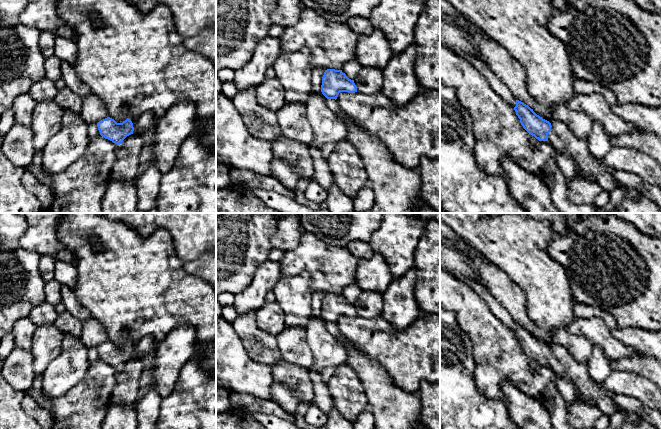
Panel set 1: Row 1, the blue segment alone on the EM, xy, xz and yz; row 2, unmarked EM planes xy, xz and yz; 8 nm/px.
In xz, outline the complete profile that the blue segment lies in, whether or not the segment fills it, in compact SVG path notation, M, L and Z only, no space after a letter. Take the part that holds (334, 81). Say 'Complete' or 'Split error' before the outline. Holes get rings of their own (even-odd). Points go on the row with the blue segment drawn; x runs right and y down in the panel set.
Split error. M327 69L322 77L321 92L327 98L328 108L344 120L347 126L345 140L354 146L363 160L368 178L367 187L374 193L370 213L412 213L414 202L420 199L421 178L418 169L410 169L398 163L385 145L377 137L355 124L336 101L340 92L357 92L354 80L349 79L342 70Z

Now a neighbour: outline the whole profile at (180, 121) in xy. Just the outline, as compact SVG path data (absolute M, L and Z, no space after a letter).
M183 100L173 105L158 120L154 140L150 145L145 144L141 150L138 175L153 165L163 172L170 169L181 145L197 126L197 110L194 103Z

